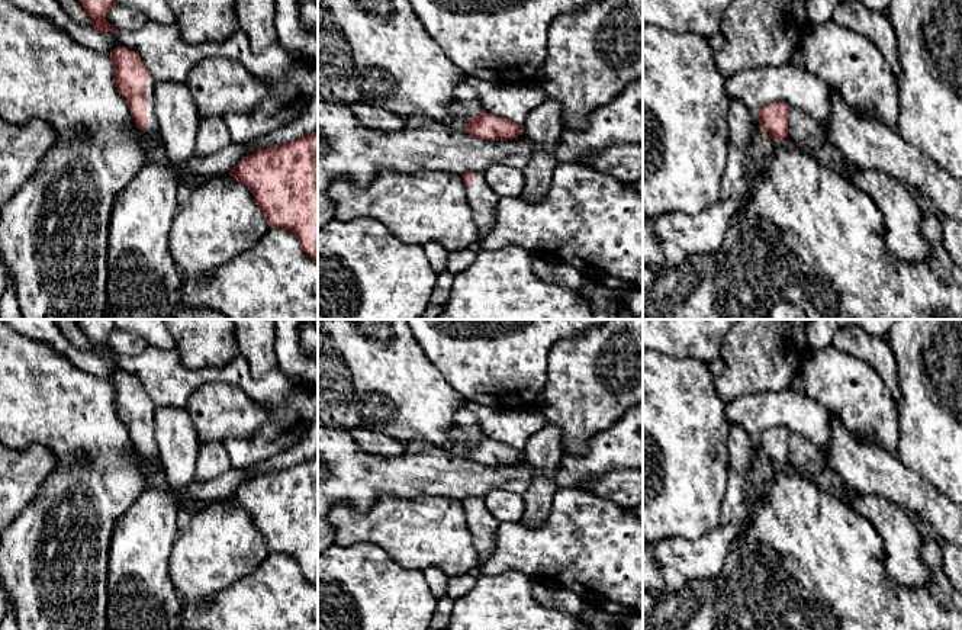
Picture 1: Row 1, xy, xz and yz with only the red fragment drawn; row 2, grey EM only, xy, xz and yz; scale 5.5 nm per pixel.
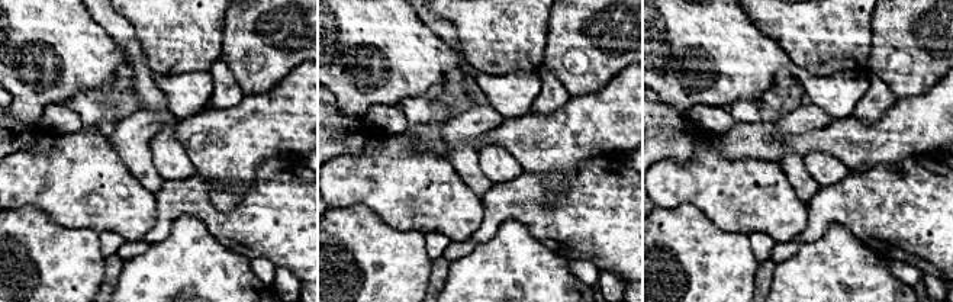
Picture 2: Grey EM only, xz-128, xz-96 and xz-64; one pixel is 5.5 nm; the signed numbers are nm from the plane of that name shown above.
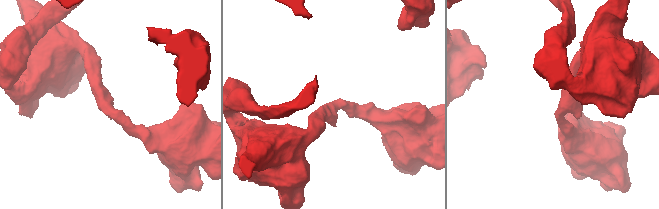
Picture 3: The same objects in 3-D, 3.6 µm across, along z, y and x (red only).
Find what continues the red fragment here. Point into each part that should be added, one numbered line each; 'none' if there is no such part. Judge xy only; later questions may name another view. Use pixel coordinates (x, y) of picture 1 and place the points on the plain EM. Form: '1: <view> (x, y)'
1: xy (151, 442)

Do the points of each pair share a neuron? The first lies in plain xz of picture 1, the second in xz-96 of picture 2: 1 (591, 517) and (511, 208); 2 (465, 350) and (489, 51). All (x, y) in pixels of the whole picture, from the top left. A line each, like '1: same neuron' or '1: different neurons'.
1: same neuron
2: same neuron

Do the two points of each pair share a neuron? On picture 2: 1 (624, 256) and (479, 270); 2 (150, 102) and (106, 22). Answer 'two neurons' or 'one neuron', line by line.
1: two neurons
2: one neuron

